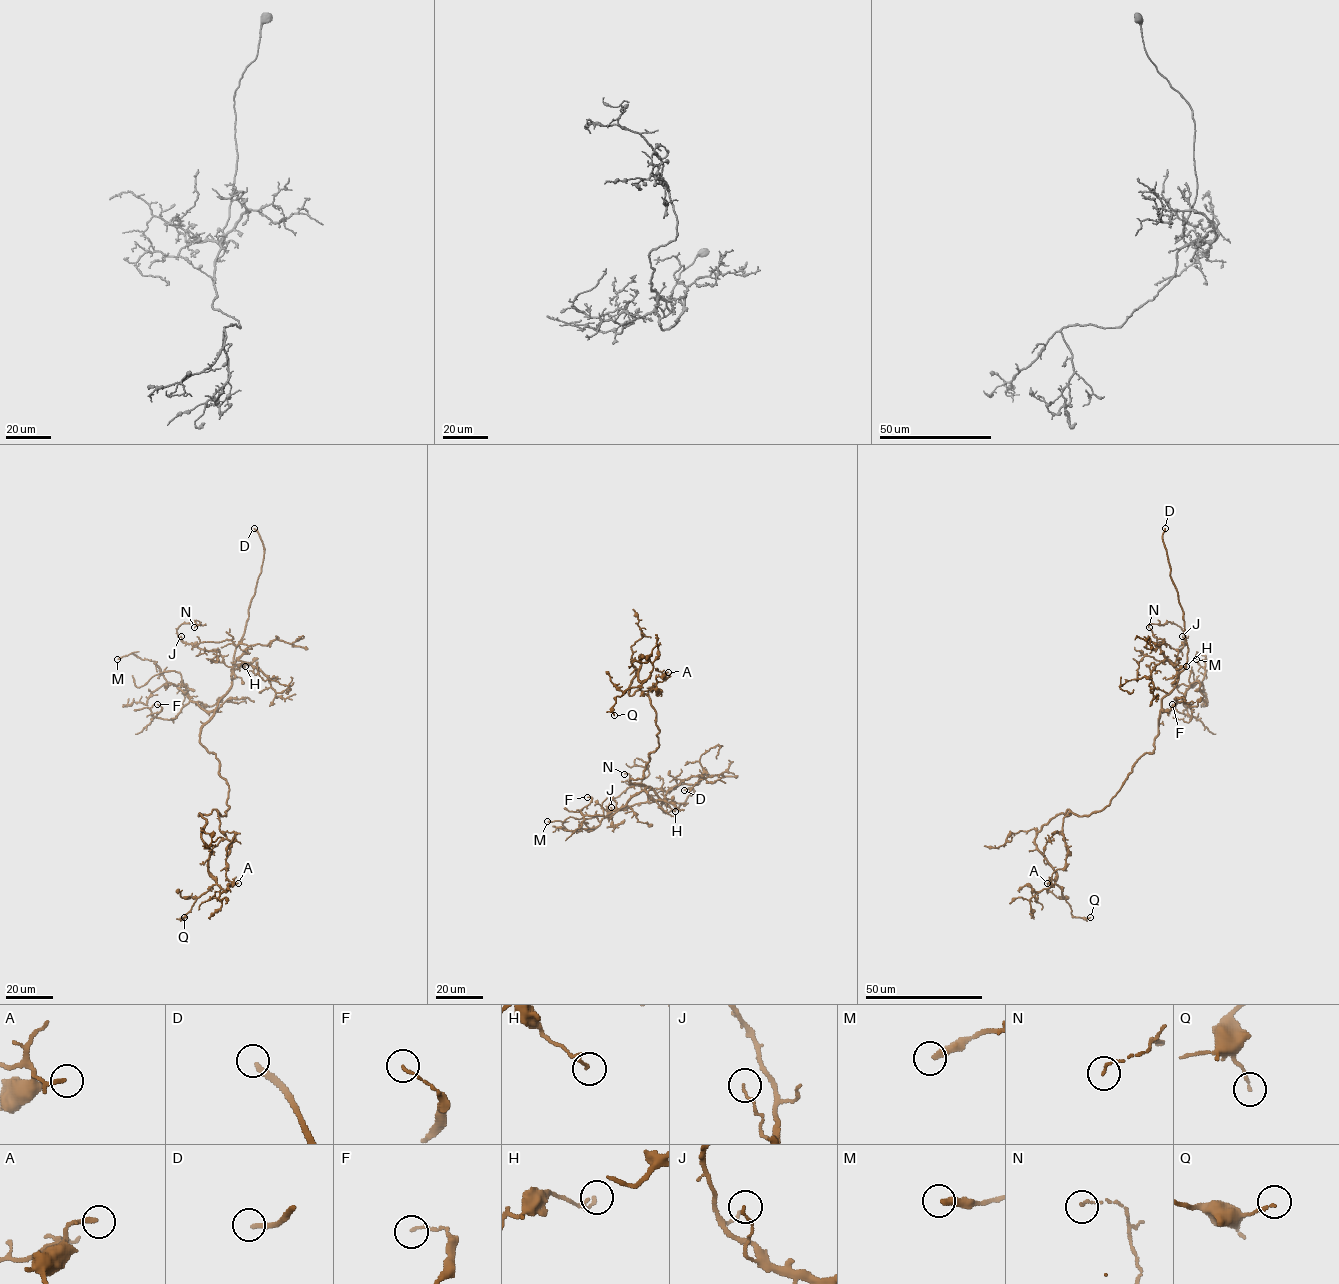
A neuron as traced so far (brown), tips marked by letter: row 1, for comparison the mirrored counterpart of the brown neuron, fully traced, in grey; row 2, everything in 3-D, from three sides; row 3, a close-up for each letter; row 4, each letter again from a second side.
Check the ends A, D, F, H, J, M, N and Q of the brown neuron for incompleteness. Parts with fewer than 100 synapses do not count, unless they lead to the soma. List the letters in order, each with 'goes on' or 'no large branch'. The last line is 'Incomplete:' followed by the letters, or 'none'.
A: no large branch
D: goes on
F: no large branch
H: no large branch
J: no large branch
M: no large branch
N: no large branch
Q: no large branch
Incomplete: D

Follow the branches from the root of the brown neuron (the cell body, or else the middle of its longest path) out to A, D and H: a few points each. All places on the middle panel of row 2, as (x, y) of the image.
A: (649, 758), (658, 747), (660, 730), (648, 690), (654, 687), (660, 693), (655, 690), (655, 677), (668, 672)
D: (649, 758), (644, 776), (631, 783), (649, 786), (664, 812), (694, 792), (691, 787), (684, 790)
H: (649, 758), (644, 776), (630, 779), (630, 782), (649, 786), (661, 802), (675, 811)

